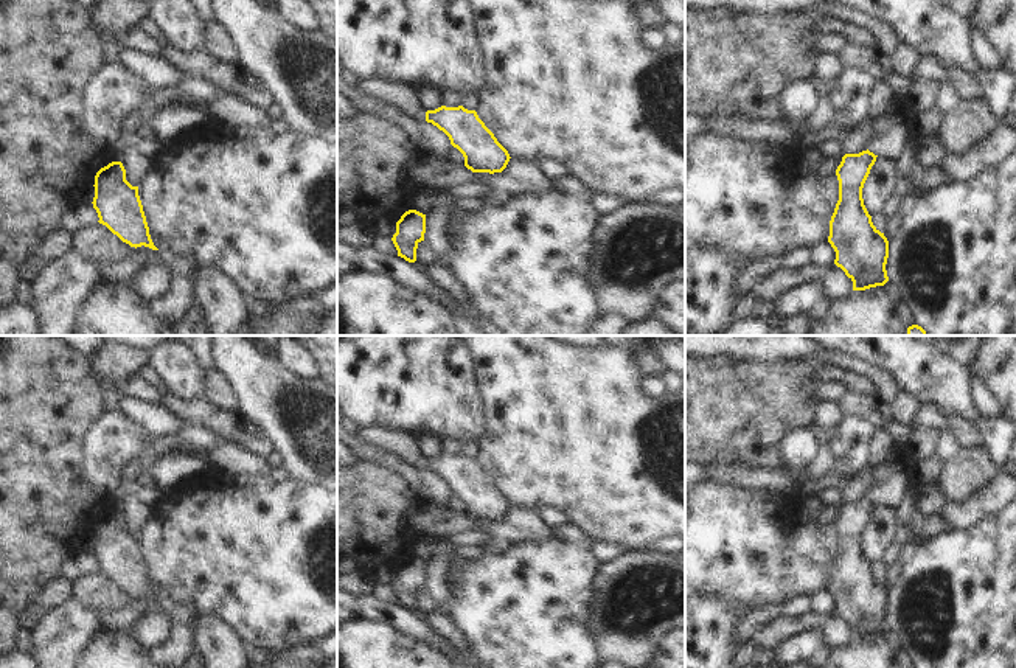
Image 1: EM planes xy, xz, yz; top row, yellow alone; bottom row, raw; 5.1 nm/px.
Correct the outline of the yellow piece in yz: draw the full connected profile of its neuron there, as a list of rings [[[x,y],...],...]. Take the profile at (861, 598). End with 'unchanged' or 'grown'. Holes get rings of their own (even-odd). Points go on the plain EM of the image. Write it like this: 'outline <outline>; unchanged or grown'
outline [[[868,497],[845,502],[836,517],[839,548],[830,569],[828,590],[836,600],[834,612],[853,629],[853,638],[889,629],[889,589],[873,573],[862,547],[862,536],[876,505]]]; unchanged

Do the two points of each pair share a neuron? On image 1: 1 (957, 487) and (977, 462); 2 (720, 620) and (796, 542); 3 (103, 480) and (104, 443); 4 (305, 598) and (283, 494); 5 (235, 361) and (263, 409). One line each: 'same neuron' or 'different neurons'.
1: same neuron
2: different neurons
3: same neuron
4: same neuron
5: same neuron

